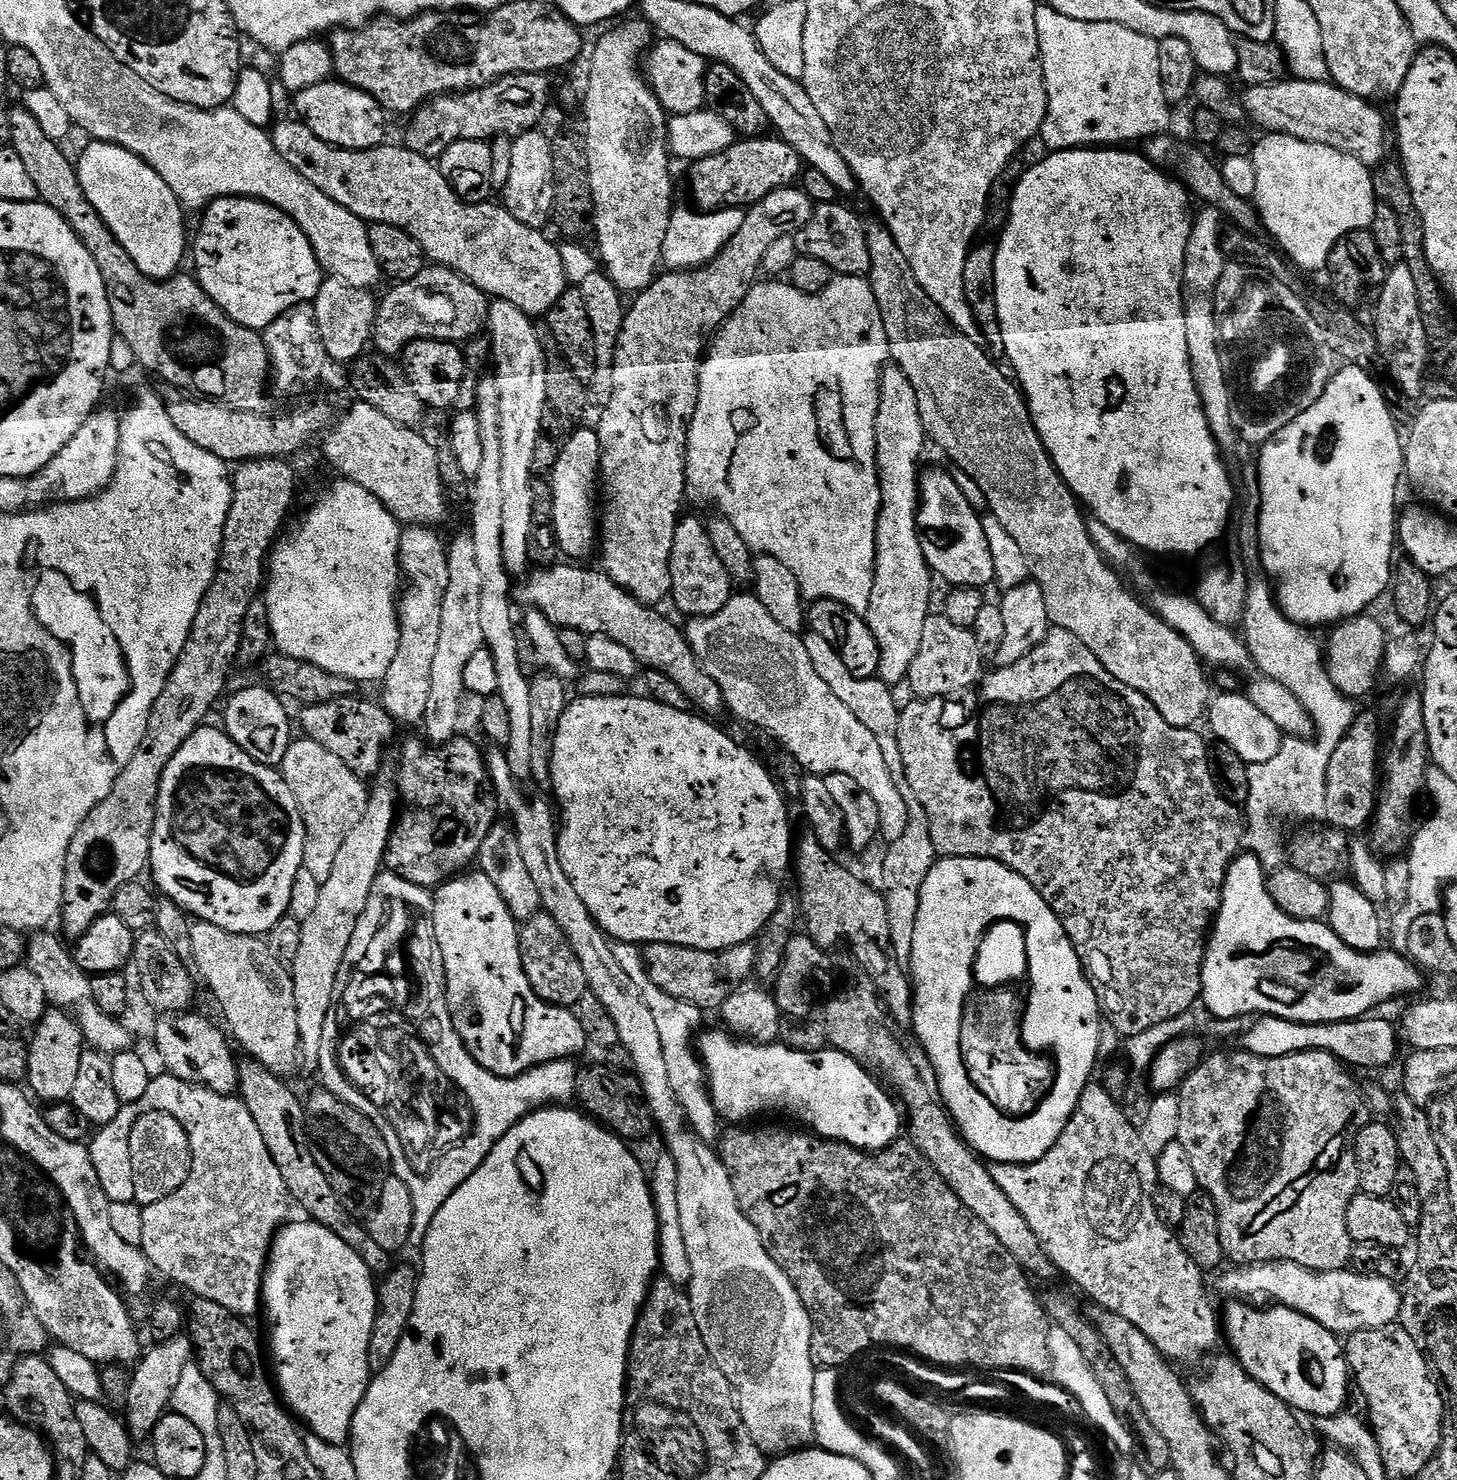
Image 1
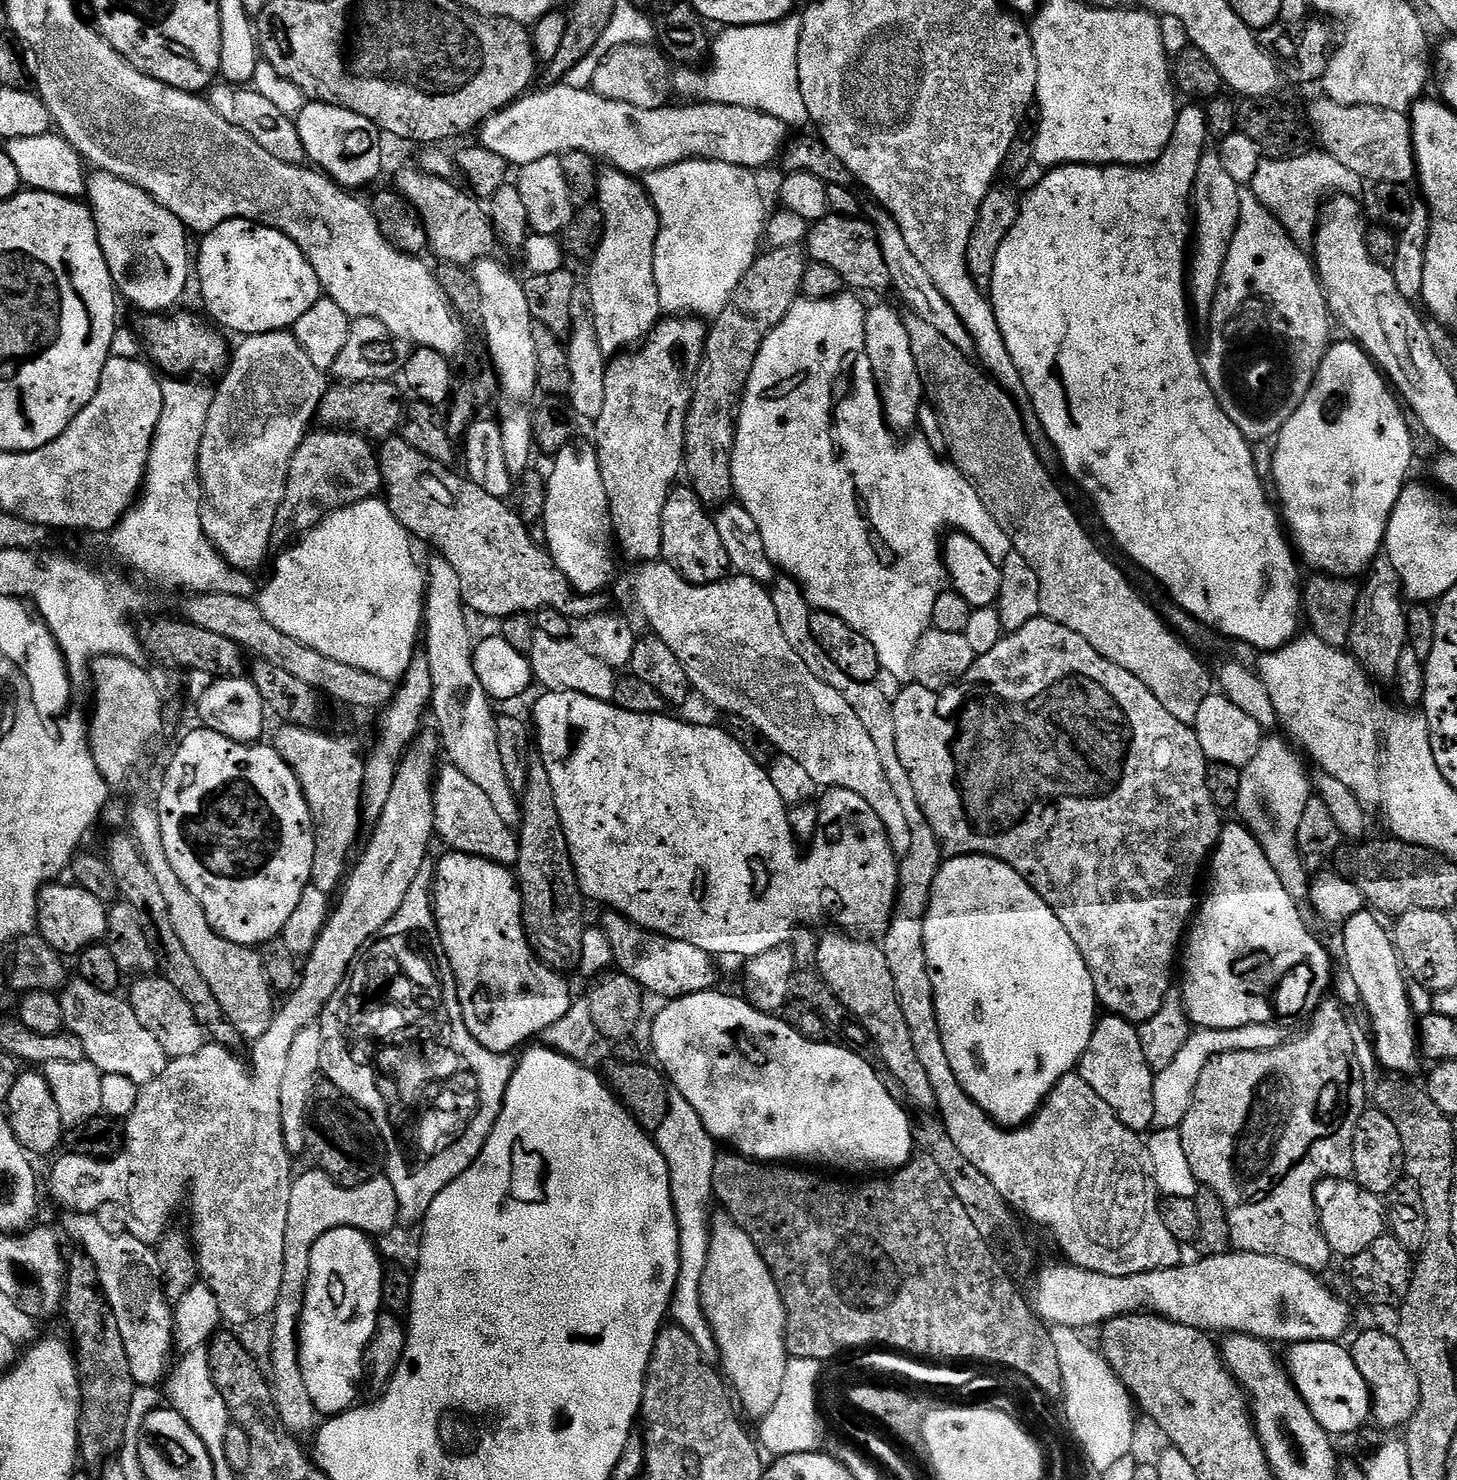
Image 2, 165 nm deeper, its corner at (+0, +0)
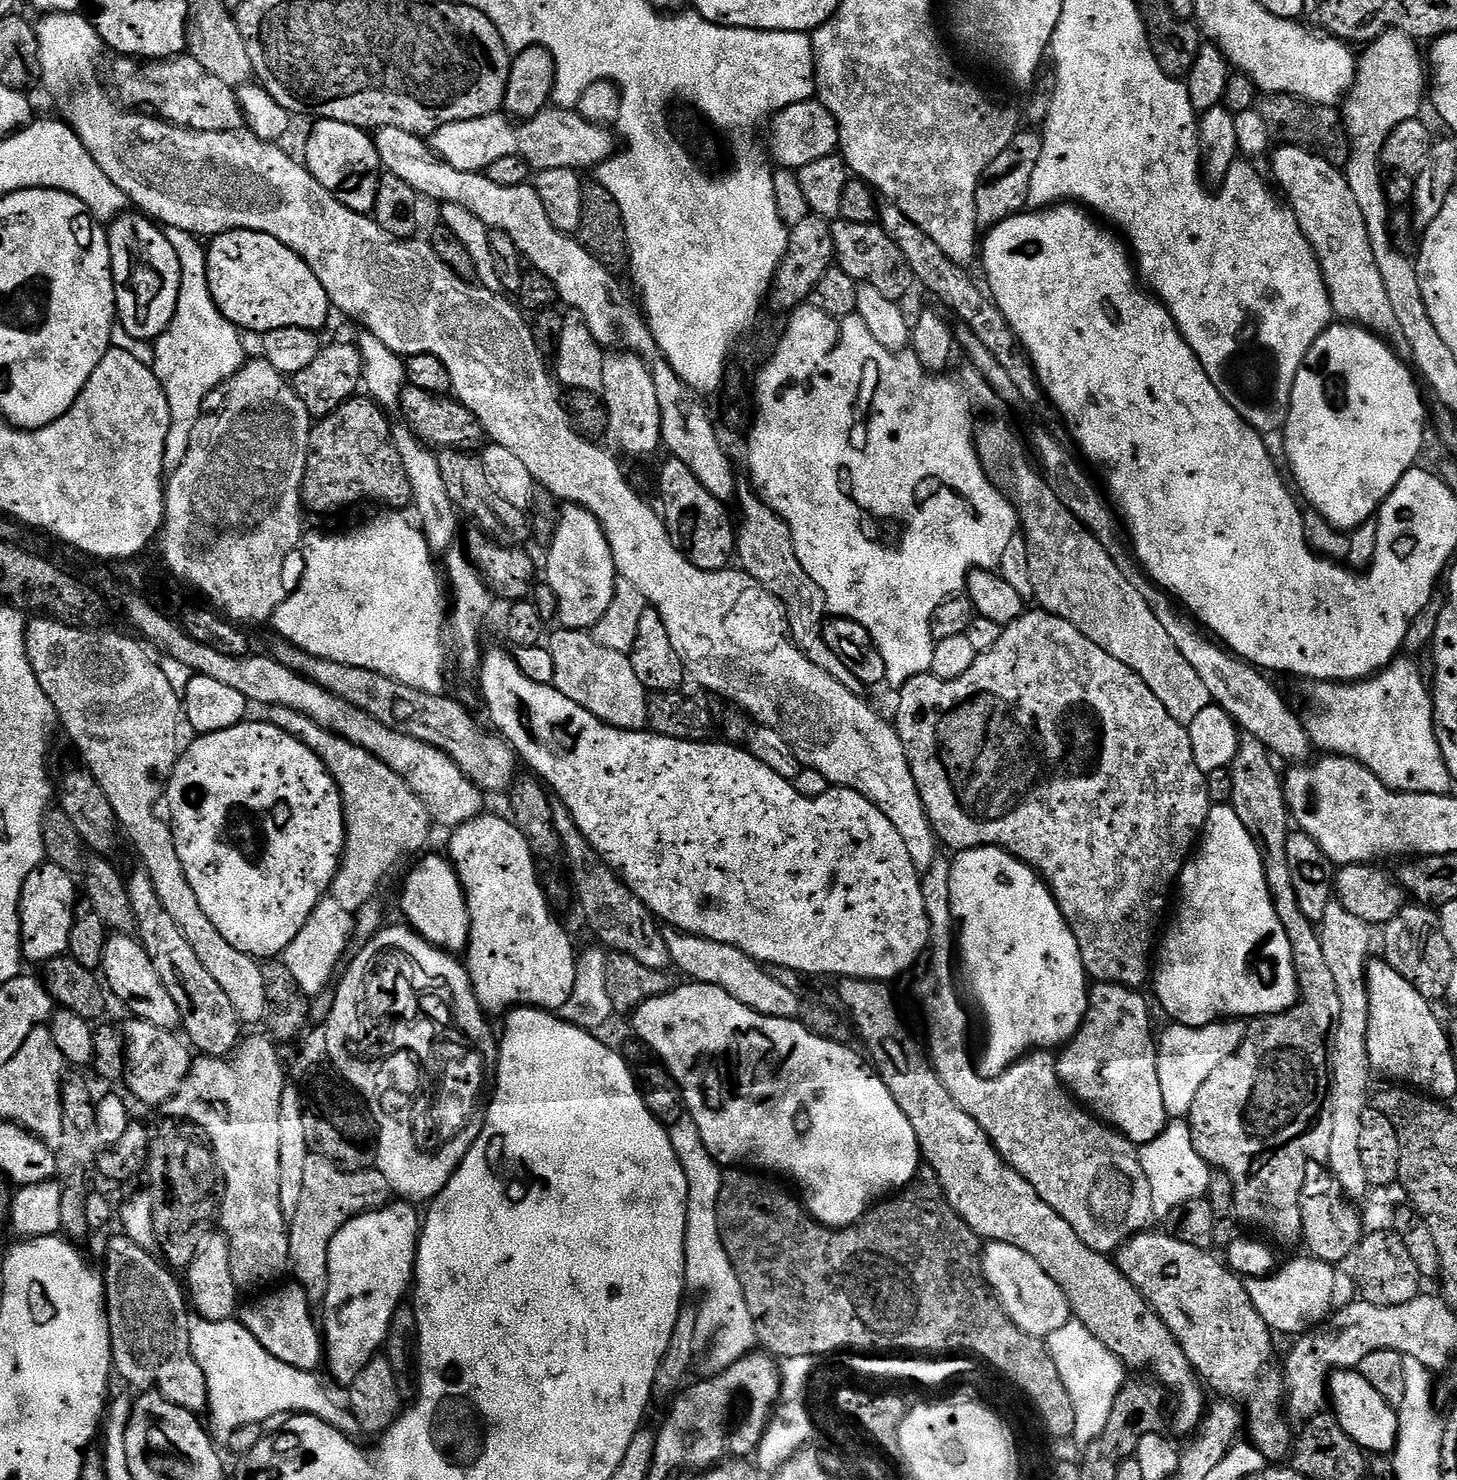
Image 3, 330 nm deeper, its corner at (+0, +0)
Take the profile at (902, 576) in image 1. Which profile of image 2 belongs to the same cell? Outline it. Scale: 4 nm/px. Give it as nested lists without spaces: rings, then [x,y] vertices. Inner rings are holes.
[[[884,304],[867,309],[866,354],[870,358],[876,384],[880,387],[880,401],[884,403],[888,427],[896,434],[911,433],[920,416],[920,407],[925,407],[926,397],[918,366],[914,362],[914,350],[910,348],[910,334],[906,334],[904,316],[901,313],[896,313]]]

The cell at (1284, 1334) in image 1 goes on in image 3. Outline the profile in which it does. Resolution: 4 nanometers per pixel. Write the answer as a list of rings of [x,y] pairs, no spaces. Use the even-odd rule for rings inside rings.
[[[1358,1370],[1333,1371],[1328,1377],[1327,1395],[1330,1397],[1331,1411],[1341,1424],[1342,1430],[1346,1430],[1346,1434],[1350,1434],[1350,1438],[1354,1438],[1354,1442],[1358,1442],[1358,1446],[1364,1449],[1365,1453],[1388,1454],[1395,1449],[1400,1429],[1400,1417],[1397,1409],[1388,1404],[1386,1398],[1382,1398],[1382,1394],[1378,1394],[1378,1390],[1374,1390],[1374,1386],[1370,1386],[1370,1382],[1366,1382],[1366,1378],[1362,1378],[1362,1374]]]

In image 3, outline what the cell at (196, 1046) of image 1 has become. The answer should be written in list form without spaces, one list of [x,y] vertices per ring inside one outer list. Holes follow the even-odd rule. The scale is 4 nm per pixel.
[[[109,935],[104,951],[102,976],[106,981],[107,991],[111,995],[113,992],[132,1011],[131,1015],[135,1019],[145,1020],[154,1026],[169,1030],[181,1027],[178,1006],[174,1006],[174,998],[170,998],[170,990],[162,986],[162,978],[158,978],[158,970],[154,970],[154,962],[150,962],[150,954],[146,954],[146,950],[135,935]]]

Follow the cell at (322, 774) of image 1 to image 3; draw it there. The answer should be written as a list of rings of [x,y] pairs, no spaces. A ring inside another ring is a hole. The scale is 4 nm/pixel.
[[[272,706],[267,712],[267,723],[286,730],[286,734],[310,746],[310,750],[322,758],[338,786],[344,807],[344,856],[332,880],[330,895],[347,912],[355,914],[362,906],[377,899],[384,879],[395,870],[396,863],[407,852],[416,852],[427,842],[428,831],[434,828],[432,815],[426,810],[422,798],[406,786],[401,776],[394,774],[386,762],[362,750],[362,746],[326,730],[306,714],[298,714],[298,710]]]

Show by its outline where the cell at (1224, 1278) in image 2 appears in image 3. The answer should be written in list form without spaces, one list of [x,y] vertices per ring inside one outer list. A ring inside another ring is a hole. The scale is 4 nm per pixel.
[[[988,1242],[983,1245],[982,1259],[984,1277],[988,1279],[993,1296],[1000,1301],[1001,1308],[1012,1319],[1014,1326],[1026,1334],[1047,1338],[1054,1334],[1054,1330],[1062,1330],[1062,1326],[1073,1319],[1066,1294],[1058,1282],[1054,1282],[1054,1278],[1050,1278],[1050,1274],[1046,1274],[1046,1270],[1042,1270],[1042,1266],[1038,1266],[1030,1254],[1026,1254],[1026,1250],[1018,1250],[1018,1246],[1009,1244]]]

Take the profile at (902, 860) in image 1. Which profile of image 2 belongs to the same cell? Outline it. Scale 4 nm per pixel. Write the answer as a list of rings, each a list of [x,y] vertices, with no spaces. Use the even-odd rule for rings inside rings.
[[[784,574],[779,577],[771,585],[772,601],[774,602],[774,610],[778,610],[778,622],[782,622],[782,634],[786,634],[786,642],[790,642],[790,646],[794,646],[794,654],[798,654],[802,658],[802,662],[806,662],[806,666],[810,666],[810,674],[814,674],[814,678],[818,678],[822,682],[826,682],[834,690],[838,690],[842,694],[842,698],[846,698],[846,702],[850,702],[850,706],[854,710],[854,714],[858,714],[858,718],[862,722],[862,726],[866,726],[866,734],[870,734],[870,739],[874,742],[874,746],[878,746],[878,758],[882,758],[882,770],[886,770],[886,778],[890,778],[890,786],[894,786],[894,794],[898,797],[898,802],[902,802],[902,810],[906,814],[906,822],[910,822],[910,850],[899,861],[900,866],[900,889],[896,892],[896,910],[892,917],[892,923],[887,932],[882,937],[882,947],[886,954],[886,962],[890,966],[890,974],[894,977],[894,994],[898,994],[898,1006],[902,1006],[902,1014],[906,1017],[906,1026],[910,1026],[910,1039],[914,1042],[914,1051],[918,1053],[918,1058],[922,1061],[923,1068],[926,1069],[926,1075],[930,1077],[930,1086],[934,1090],[934,1098],[936,1099],[935,1111],[938,1113],[939,1119],[944,1121],[946,1130],[950,1134],[950,1139],[954,1141],[954,1146],[958,1146],[958,1150],[962,1150],[963,1156],[974,1162],[974,1166],[978,1166],[978,1170],[982,1170],[982,1174],[986,1174],[986,1178],[990,1178],[990,1186],[994,1186],[994,1190],[998,1190],[998,1194],[1002,1194],[1002,1198],[1007,1204],[1012,1205],[1013,1209],[1021,1217],[1029,1216],[1042,1227],[1048,1228],[1050,1235],[1056,1239],[1058,1247],[1064,1251],[1063,1259],[1067,1263],[1077,1267],[1085,1268],[1091,1272],[1098,1274],[1110,1274],[1111,1276],[1129,1276],[1130,1274],[1142,1274],[1150,1270],[1158,1270],[1159,1268],[1175,1268],[1181,1263],[1182,1245],[1176,1241],[1174,1234],[1170,1234],[1170,1230],[1166,1230],[1166,1226],[1162,1223],[1162,1214],[1160,1213],[1161,1197],[1158,1195],[1156,1187],[1156,1179],[1154,1178],[1154,1166],[1152,1159],[1148,1153],[1147,1143],[1137,1133],[1130,1131],[1114,1114],[1114,1110],[1110,1106],[1106,1106],[1106,1102],[1102,1102],[1102,1098],[1098,1098],[1098,1094],[1094,1094],[1094,1090],[1090,1090],[1090,1086],[1083,1080],[1079,1074],[1069,1074],[1061,1078],[1049,1094],[1047,1100],[1044,1101],[1039,1112],[1028,1121],[1026,1126],[1017,1127],[1015,1130],[1005,1130],[997,1125],[996,1121],[991,1120],[980,1107],[977,1106],[966,1094],[966,1090],[962,1090],[962,1086],[958,1082],[958,1078],[954,1078],[954,1070],[950,1070],[950,1062],[946,1058],[946,1046],[942,1046],[942,1034],[940,1027],[936,1021],[936,1007],[934,1006],[934,990],[930,982],[930,974],[928,973],[928,963],[926,962],[926,950],[924,949],[924,921],[923,918],[928,912],[930,906],[930,894],[934,886],[934,878],[938,878],[938,870],[942,863],[942,849],[938,838],[934,834],[934,830],[930,826],[930,822],[926,818],[926,814],[922,810],[922,806],[918,802],[918,794],[914,794],[914,785],[910,783],[910,774],[906,774],[906,766],[902,766],[902,758],[898,758],[898,738],[894,734],[894,710],[892,709],[892,700],[887,696],[882,689],[879,688],[879,683],[873,682],[858,682],[854,678],[850,678],[850,674],[846,674],[842,670],[842,666],[838,666],[834,662],[834,658],[830,658],[830,654],[826,654],[826,650],[822,650],[822,646],[818,646],[818,638],[814,638],[814,634],[810,630],[810,622],[812,621],[813,607],[809,604],[804,596],[804,589],[801,588],[797,580],[793,580],[791,576]]]

